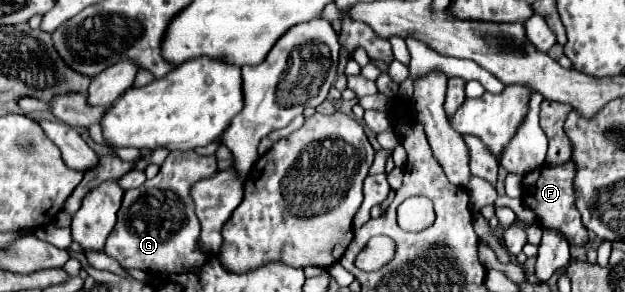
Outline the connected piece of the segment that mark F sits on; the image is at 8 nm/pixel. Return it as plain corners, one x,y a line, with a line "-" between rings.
565,162
561,166
543,164
541,168
535,168
533,172
525,174
523,176
523,204
535,212
537,224
541,228
561,232
569,240
571,246
585,246
589,236
575,206
575,190
573,190
575,168
577,166
573,162

